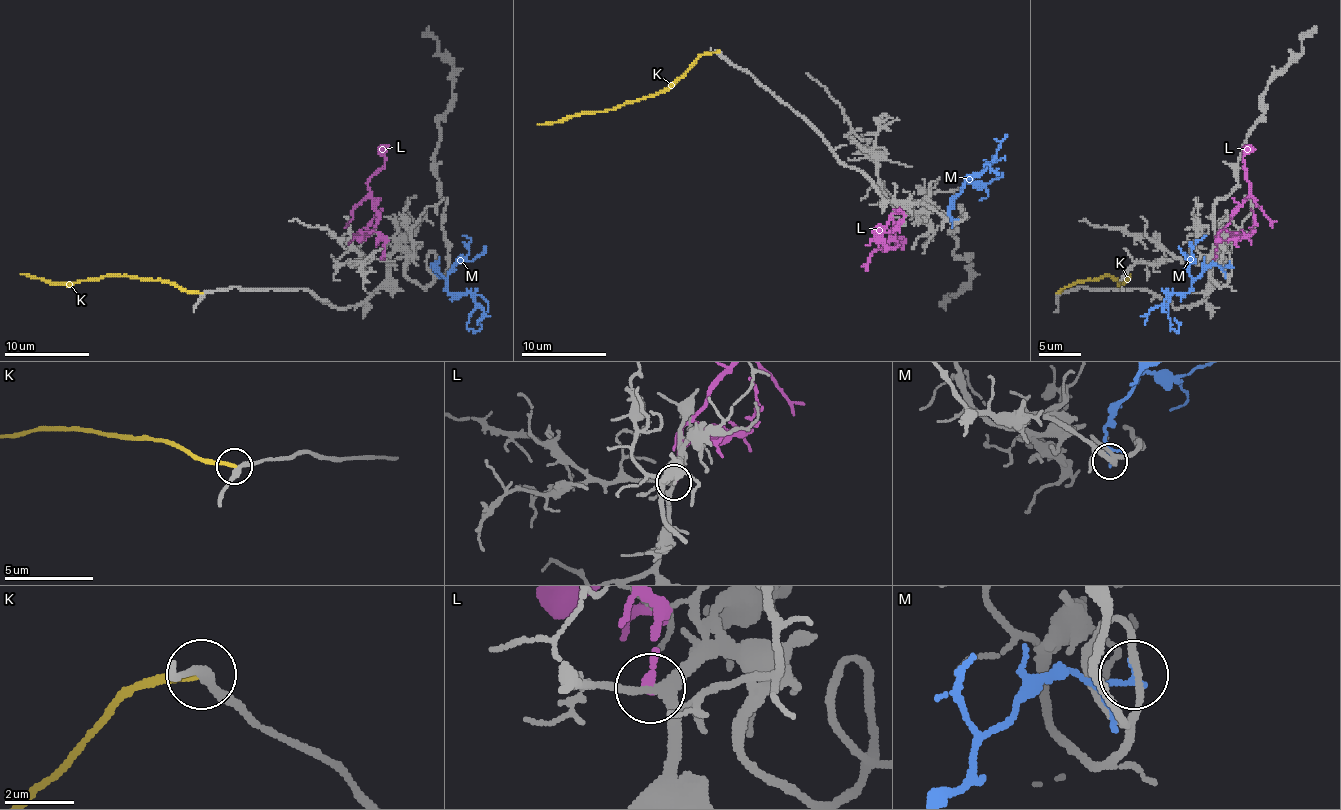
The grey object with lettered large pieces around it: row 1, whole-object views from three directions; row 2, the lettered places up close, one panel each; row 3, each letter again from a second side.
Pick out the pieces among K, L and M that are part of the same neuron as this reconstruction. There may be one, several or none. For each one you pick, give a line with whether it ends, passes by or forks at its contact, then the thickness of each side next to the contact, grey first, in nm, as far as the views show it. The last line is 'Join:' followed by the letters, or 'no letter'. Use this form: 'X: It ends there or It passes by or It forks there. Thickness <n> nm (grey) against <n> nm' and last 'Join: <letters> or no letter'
Join: no letter

